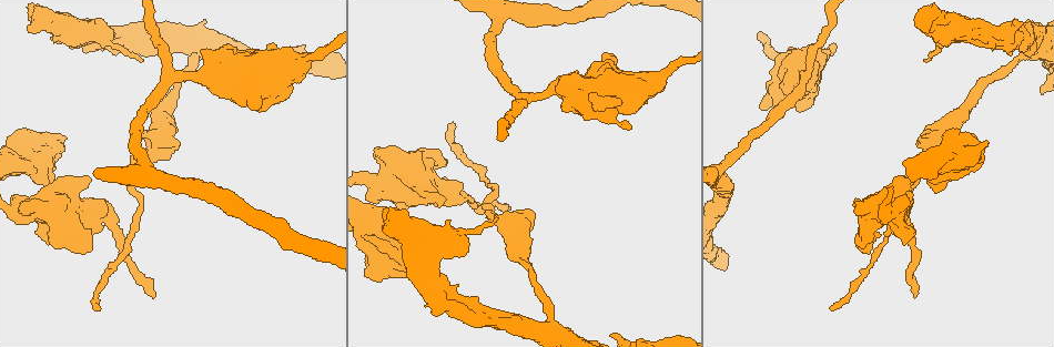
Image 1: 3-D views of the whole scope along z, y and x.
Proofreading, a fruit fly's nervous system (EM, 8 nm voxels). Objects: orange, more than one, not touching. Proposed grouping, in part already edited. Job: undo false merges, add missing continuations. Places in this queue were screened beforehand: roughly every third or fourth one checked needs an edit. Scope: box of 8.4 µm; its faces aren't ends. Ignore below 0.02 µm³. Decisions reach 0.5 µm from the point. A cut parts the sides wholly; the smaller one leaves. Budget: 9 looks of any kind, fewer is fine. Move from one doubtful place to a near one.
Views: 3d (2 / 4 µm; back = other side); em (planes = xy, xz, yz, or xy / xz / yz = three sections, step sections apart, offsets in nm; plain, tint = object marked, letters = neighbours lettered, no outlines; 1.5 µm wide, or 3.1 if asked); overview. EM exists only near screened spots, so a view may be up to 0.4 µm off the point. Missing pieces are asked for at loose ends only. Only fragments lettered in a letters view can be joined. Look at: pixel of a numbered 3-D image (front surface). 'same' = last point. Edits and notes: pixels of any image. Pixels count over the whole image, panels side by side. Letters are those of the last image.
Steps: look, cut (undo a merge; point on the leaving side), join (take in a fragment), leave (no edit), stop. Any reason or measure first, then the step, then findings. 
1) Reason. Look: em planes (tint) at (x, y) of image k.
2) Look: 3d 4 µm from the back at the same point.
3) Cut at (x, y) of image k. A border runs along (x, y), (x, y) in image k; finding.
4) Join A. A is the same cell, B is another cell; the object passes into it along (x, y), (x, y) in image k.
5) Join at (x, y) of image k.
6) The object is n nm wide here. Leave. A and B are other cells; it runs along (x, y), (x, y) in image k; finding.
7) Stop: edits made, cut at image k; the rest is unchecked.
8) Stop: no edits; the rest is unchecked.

An open end. Look: 3d 2 µm from the back at (935, 190) of image 1.

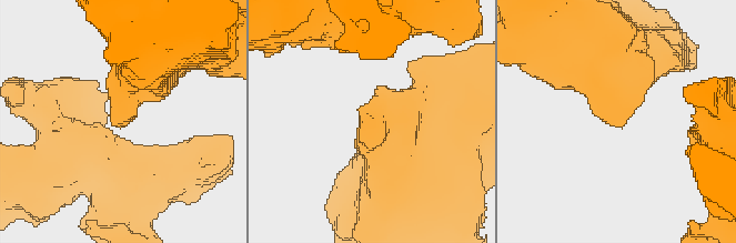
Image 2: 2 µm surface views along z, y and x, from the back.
Look: em xy step 4 (tint) at (114, 123) of image 2.

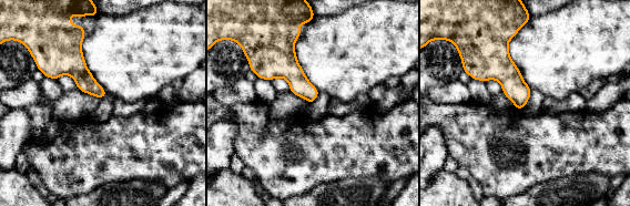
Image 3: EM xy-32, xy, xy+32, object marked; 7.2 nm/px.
Look: em xy step 4 (letters) at the same point.

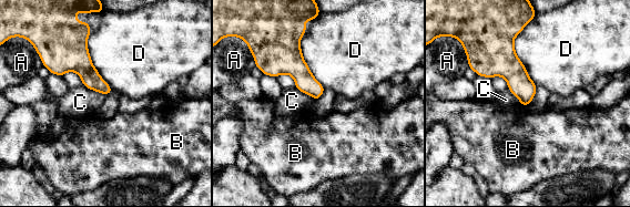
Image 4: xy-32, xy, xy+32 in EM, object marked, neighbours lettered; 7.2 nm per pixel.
Leave. A, B, C and D are other cells; a border runs along (521, 105), (525, 107) in image 4; none of them fits.

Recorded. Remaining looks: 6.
Free end. Look: em xz step 8 (letters) at (988, 141) of image 1.

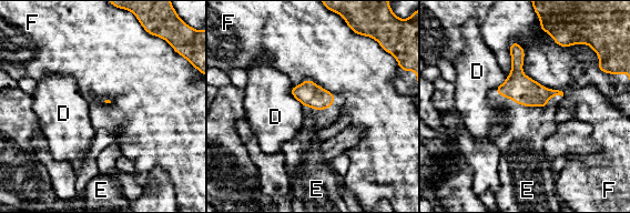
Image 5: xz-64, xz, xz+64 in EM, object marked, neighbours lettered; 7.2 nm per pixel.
Join E. E is the same cell, D and F are other cells; the object passes into it along (519, 88), (526, 105), (528, 128) in image 5; the neuron continues.

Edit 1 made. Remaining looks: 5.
A fork. Look: 3d 2 µm at (530, 93) of image 1.

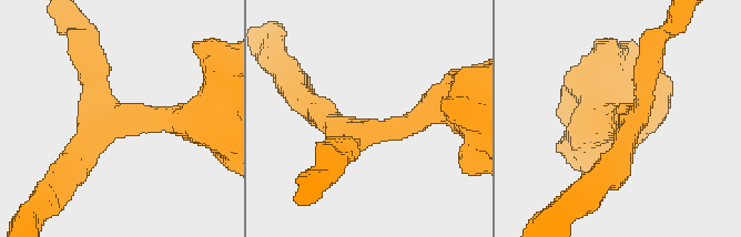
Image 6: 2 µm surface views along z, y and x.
Look: em planes (plain) at (121, 117) of image 6.

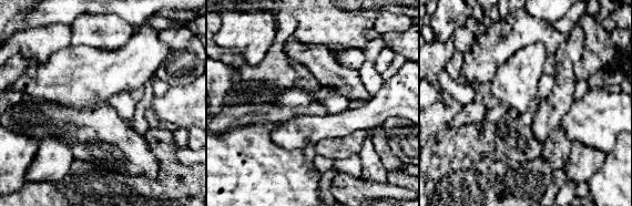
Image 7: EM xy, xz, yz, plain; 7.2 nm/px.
What lies round it. Look: em planes (letters) at the same point.

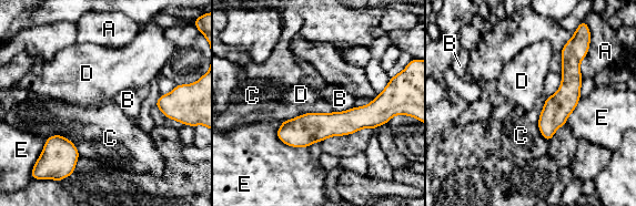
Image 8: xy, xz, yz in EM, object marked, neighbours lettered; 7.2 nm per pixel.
The object is 220 nm wide here. Leave. A, B, C, D and E are other cells; a border runs along (542, 105), (538, 131), (548, 142) in image 8; one neuron here.

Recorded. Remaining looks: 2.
Stop: edits made, join at image 5; the rest is unchecked.

